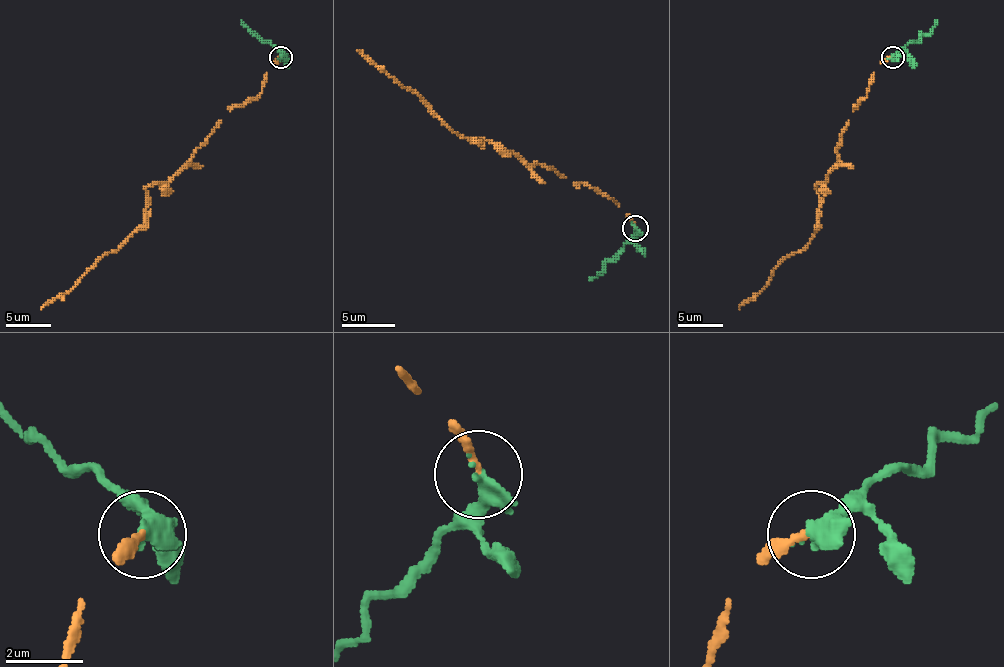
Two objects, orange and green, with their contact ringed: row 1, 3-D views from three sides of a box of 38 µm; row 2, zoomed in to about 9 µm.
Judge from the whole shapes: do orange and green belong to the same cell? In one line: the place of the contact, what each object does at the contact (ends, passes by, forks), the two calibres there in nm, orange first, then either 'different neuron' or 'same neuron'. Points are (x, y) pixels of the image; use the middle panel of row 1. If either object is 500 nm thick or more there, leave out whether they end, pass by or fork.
at (635, 228); orange ends there; green passes by; 180 nm thick on the orange side, 360 nm on the other; same neuron

